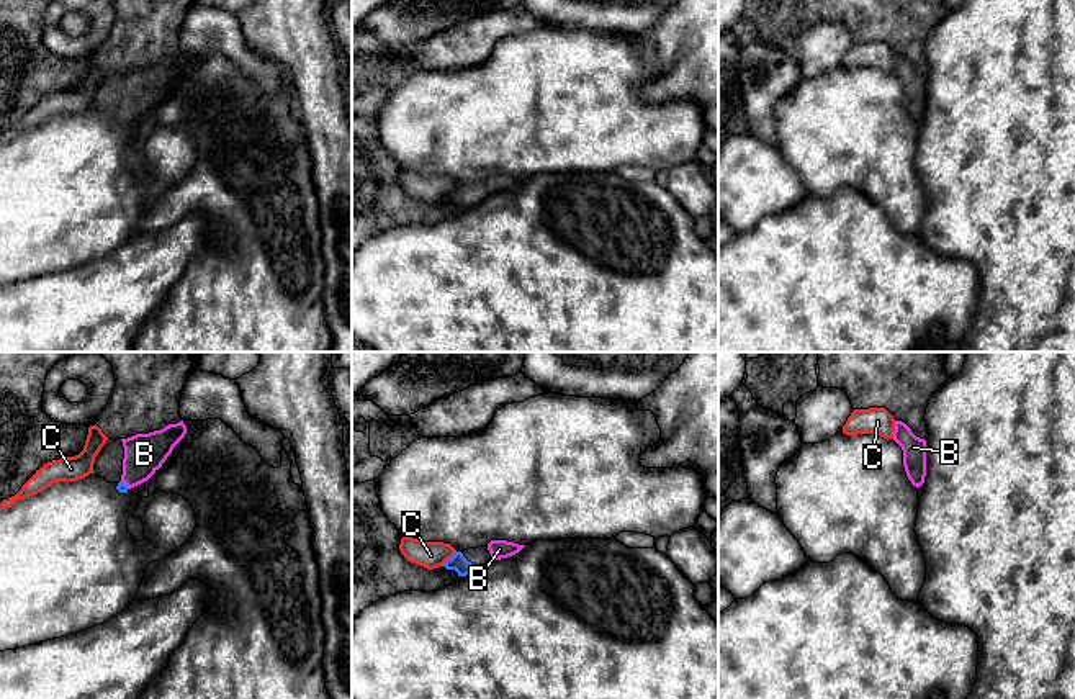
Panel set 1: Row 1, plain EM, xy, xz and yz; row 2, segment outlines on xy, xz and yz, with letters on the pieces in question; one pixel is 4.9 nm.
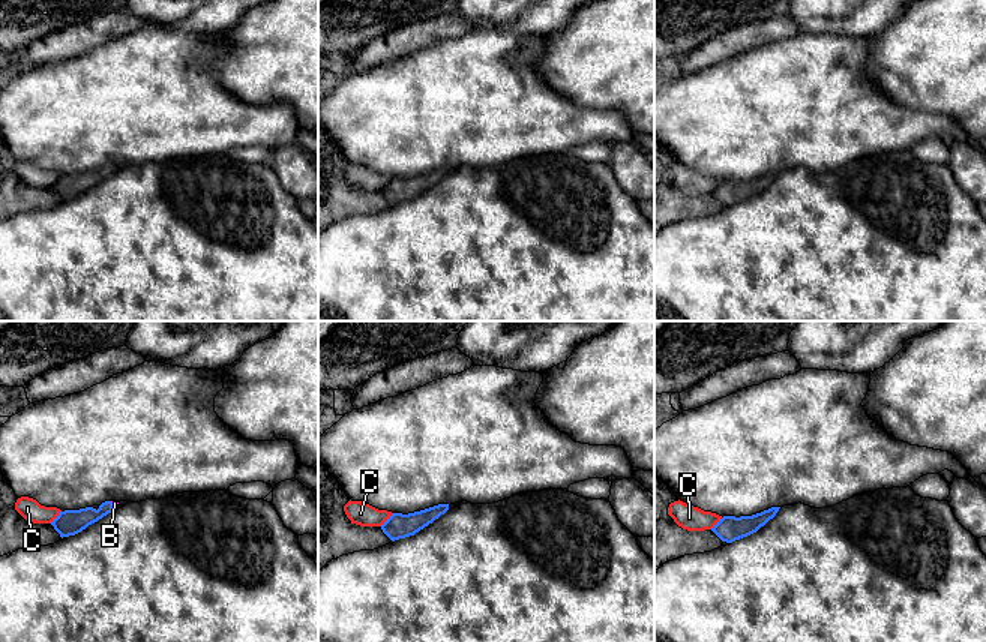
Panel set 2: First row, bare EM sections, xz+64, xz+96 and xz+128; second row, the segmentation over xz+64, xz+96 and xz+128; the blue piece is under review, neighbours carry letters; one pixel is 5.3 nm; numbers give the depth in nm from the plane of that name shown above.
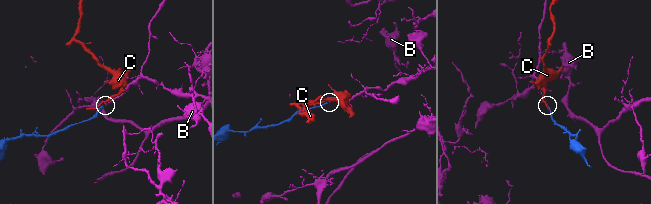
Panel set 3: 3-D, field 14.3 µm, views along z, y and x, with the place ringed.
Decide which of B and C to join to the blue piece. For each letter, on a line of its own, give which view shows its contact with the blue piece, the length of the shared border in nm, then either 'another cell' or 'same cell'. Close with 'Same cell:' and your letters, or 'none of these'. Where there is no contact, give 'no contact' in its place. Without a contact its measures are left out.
B: contact in xy; length 60 nm; same cell
C: contact in xz; length 110 nm; another cell
Same cell: B

